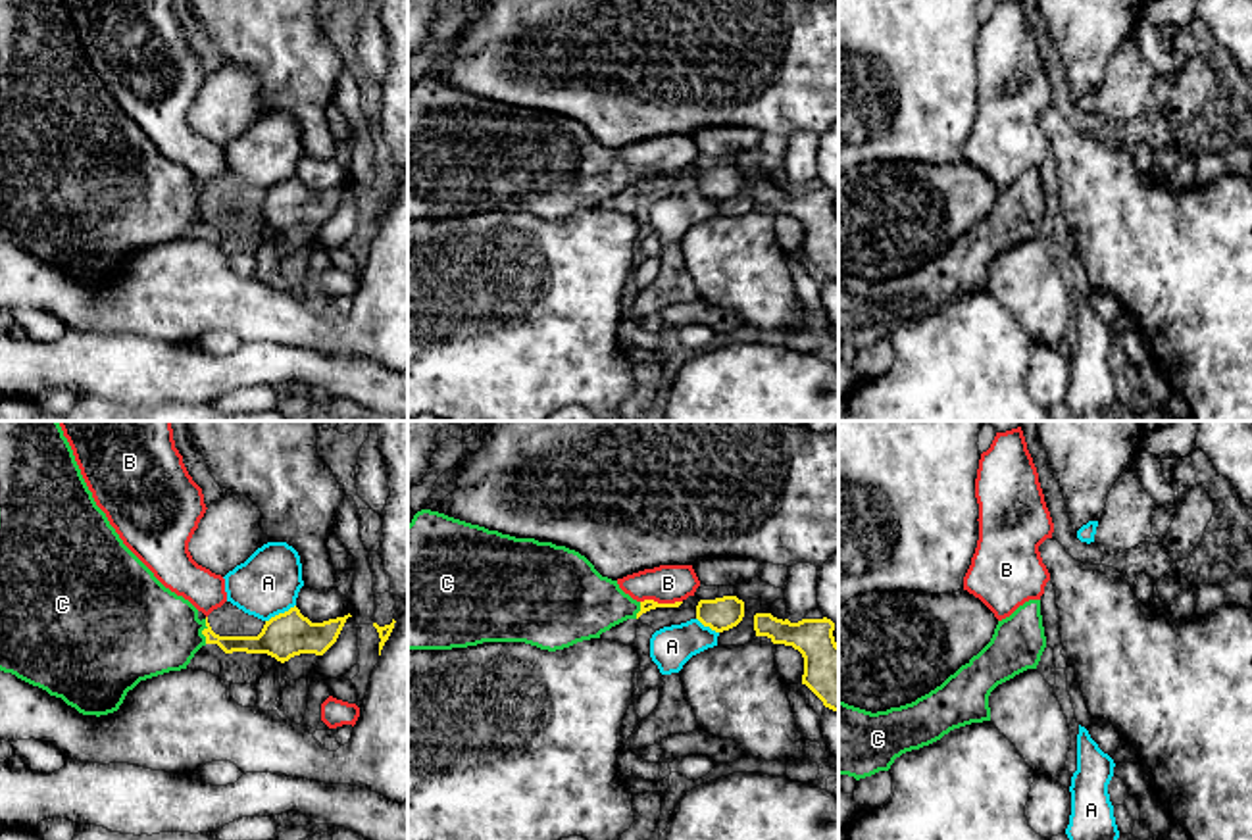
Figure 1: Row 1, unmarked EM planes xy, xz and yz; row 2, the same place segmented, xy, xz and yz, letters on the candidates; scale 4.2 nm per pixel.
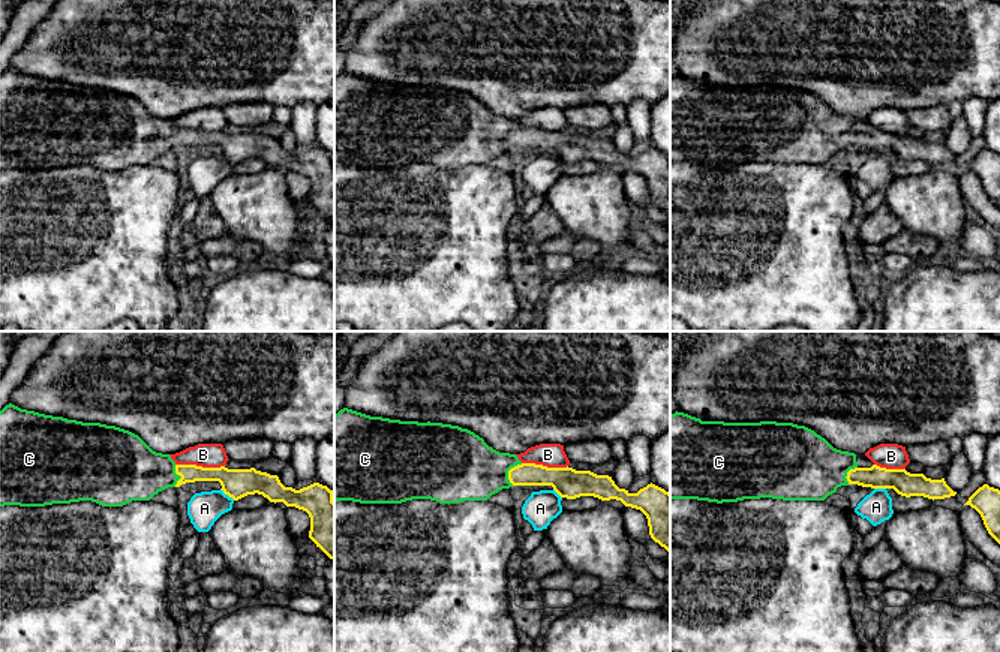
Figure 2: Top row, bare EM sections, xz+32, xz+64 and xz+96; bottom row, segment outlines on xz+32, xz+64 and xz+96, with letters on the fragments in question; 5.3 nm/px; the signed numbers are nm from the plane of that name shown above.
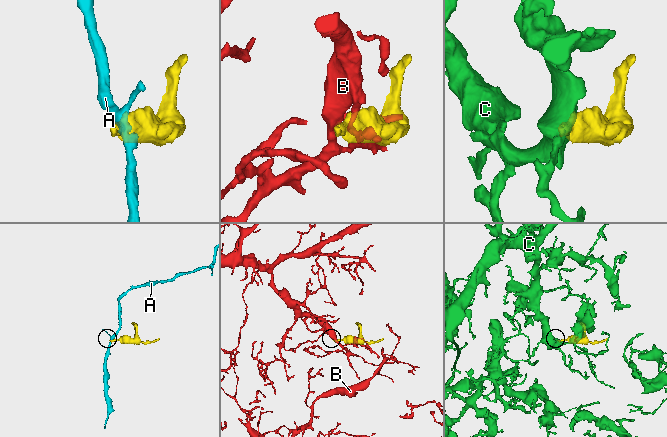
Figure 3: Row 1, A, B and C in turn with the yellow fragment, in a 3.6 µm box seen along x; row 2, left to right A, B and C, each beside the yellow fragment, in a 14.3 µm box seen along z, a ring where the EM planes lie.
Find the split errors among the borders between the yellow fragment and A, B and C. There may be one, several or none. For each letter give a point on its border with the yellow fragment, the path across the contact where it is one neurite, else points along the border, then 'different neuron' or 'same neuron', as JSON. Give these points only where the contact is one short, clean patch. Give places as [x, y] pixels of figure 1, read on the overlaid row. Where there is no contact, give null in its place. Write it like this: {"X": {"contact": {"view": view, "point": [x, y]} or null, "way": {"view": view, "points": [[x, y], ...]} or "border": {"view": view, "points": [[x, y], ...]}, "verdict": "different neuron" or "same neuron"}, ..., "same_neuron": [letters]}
{"A": {"contact": {"view": "xy", "point": [279, 614]}, "border": {"view": "xy", "points": [[295, 604], [266, 621]]}, "verdict": "different neuron"}, "B": {"contact": {"view": "xz", "point": [662, 604]}, "verdict": "different neuron"}, "C": {"contact": {"view": "xy", "point": [202, 631]}, "way": {"view": "xy", "points": [[250, 644], [227, 644], [202, 631], [143, 629]]}, "verdict": "same neuron"}, "same_neuron": ["C"]}

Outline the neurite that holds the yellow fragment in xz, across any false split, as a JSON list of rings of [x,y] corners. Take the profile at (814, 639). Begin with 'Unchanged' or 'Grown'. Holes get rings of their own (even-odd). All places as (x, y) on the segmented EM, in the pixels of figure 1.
Unchanged. [[[771,613],[754,615],[756,636],[767,636],[773,644],[798,650],[804,657],[802,684],[806,684],[825,707],[839,713],[839,644],[835,623],[823,619],[802,619],[790,623]]]

